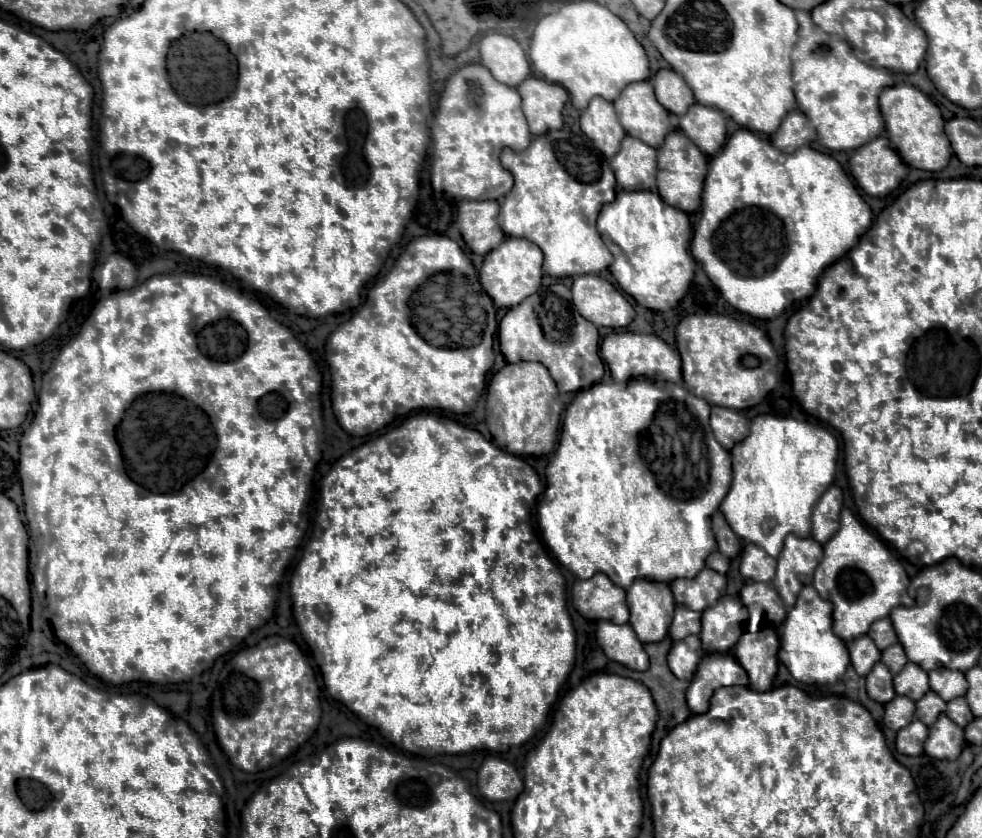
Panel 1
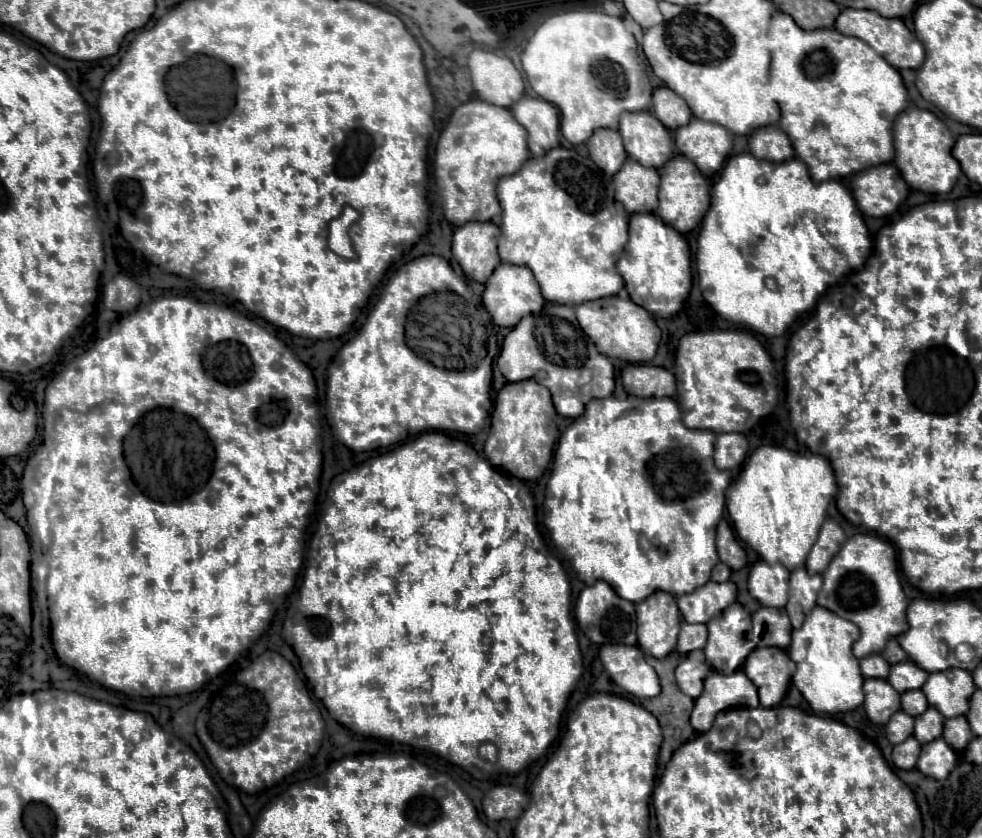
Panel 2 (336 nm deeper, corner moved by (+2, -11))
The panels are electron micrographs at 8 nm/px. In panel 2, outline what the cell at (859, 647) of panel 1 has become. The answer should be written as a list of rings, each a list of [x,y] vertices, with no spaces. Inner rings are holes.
[[[871,654],[869,658],[861,658],[861,672],[865,678],[887,678],[889,676],[889,662],[881,658],[881,654]]]

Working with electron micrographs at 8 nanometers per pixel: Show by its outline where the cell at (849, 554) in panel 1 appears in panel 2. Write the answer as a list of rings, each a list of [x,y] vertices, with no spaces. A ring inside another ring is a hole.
[[[855,534],[849,538],[823,572],[823,588],[817,604],[859,626],[861,638],[853,644],[853,654],[857,658],[881,652],[889,638],[895,638],[909,628],[905,620],[907,598],[897,574],[895,548],[887,540],[871,534]]]

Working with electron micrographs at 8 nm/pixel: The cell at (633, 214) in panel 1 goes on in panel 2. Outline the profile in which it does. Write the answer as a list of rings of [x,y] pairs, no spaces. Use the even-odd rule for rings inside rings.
[[[633,214],[629,220],[629,242],[617,260],[617,272],[625,278],[629,298],[653,316],[674,316],[681,310],[692,286],[689,250],[685,237],[655,214]]]

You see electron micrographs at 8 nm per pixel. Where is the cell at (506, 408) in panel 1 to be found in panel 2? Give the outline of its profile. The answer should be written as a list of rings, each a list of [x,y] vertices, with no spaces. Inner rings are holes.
[[[523,380],[507,384],[497,400],[491,416],[491,434],[485,442],[487,460],[501,472],[519,480],[537,480],[543,476],[553,459],[560,431],[555,424],[557,412],[551,402],[551,394],[535,380]]]

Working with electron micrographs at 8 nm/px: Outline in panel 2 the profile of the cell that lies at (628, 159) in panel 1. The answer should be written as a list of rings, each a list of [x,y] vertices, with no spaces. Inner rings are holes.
[[[627,158],[623,168],[613,176],[613,186],[617,202],[621,202],[629,214],[657,210],[659,172],[655,168],[645,168]]]

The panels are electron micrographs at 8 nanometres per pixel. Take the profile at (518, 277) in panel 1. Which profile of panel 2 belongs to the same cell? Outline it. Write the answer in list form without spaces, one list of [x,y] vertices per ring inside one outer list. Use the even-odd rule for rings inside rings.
[[[501,264],[489,278],[485,292],[483,292],[483,304],[487,312],[491,314],[493,322],[503,328],[513,328],[525,314],[539,314],[543,308],[543,296],[537,286],[537,280],[533,272],[525,266],[511,266],[511,264]]]

